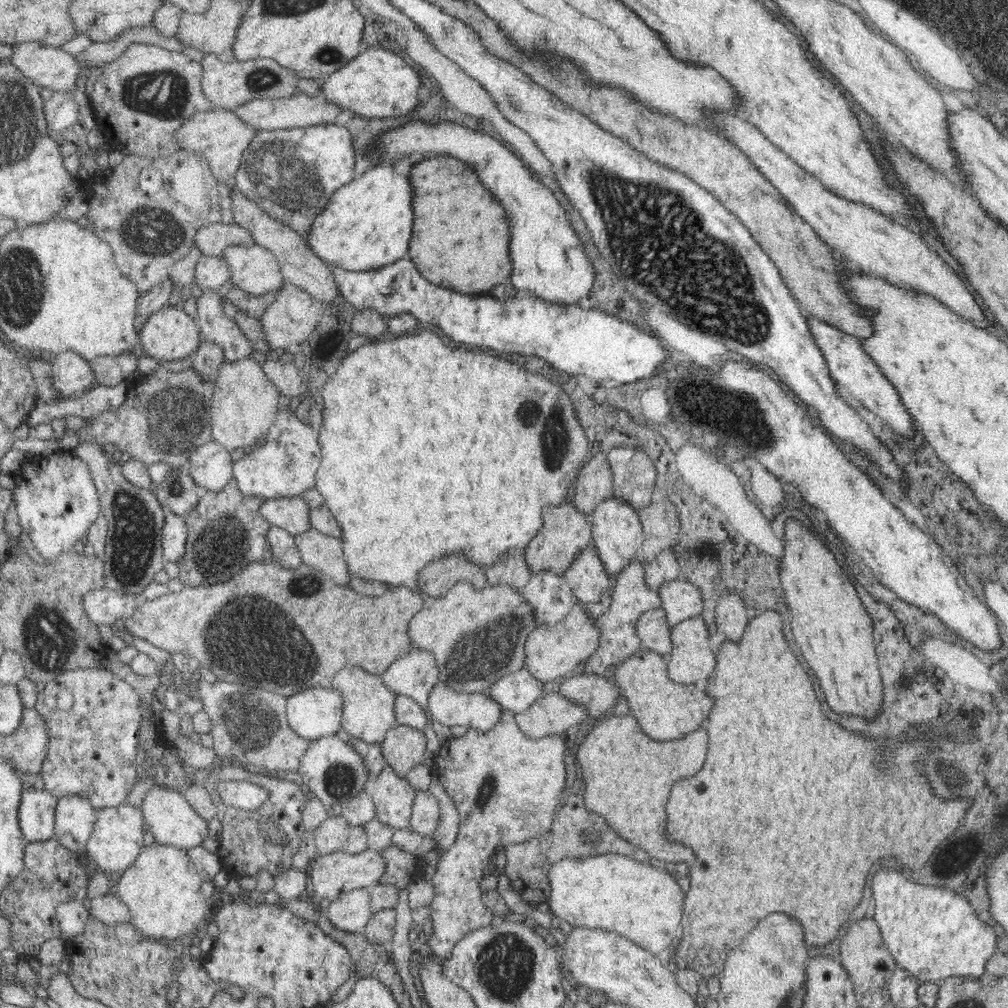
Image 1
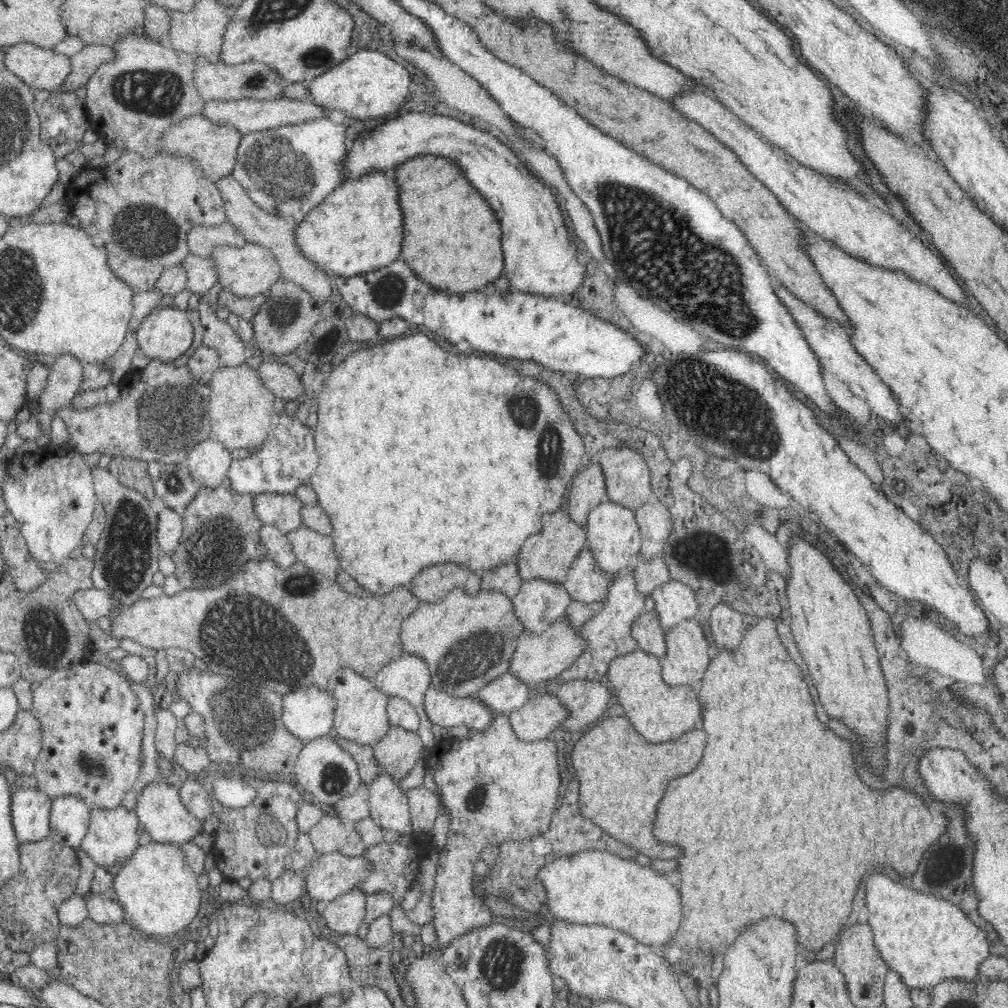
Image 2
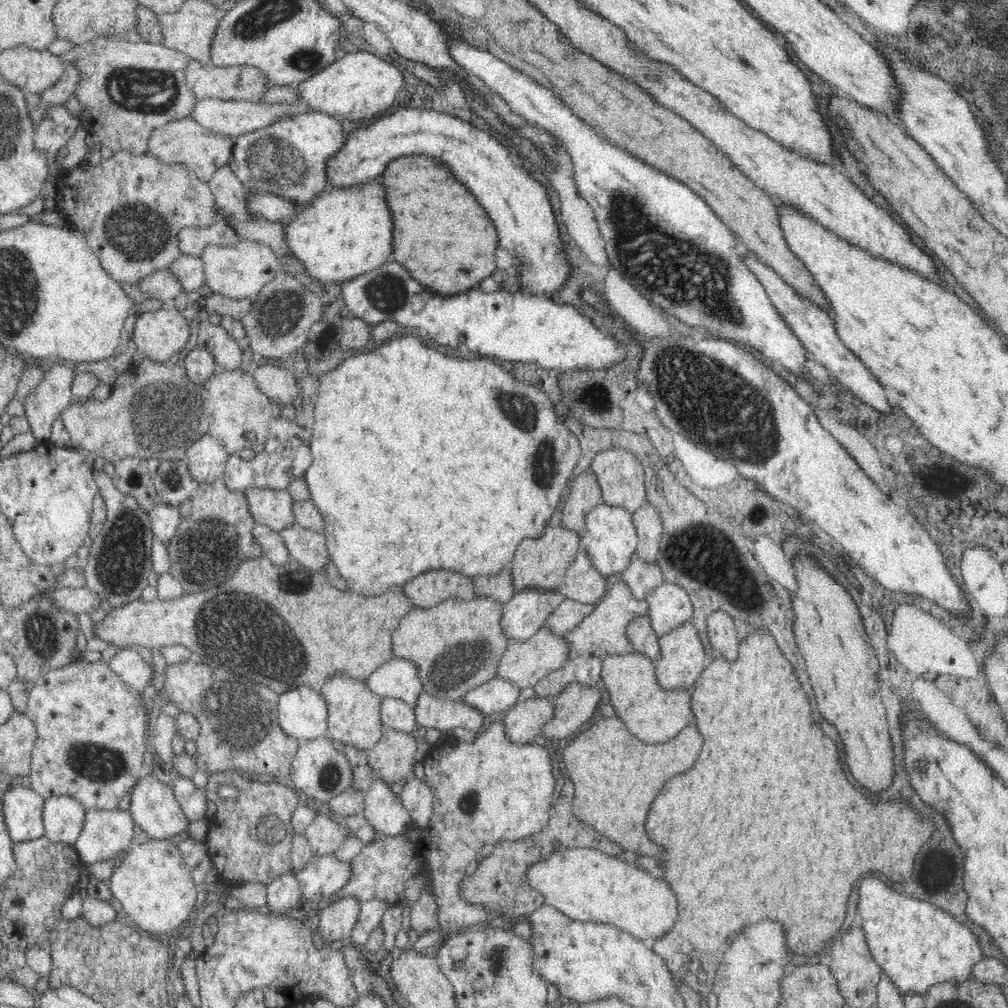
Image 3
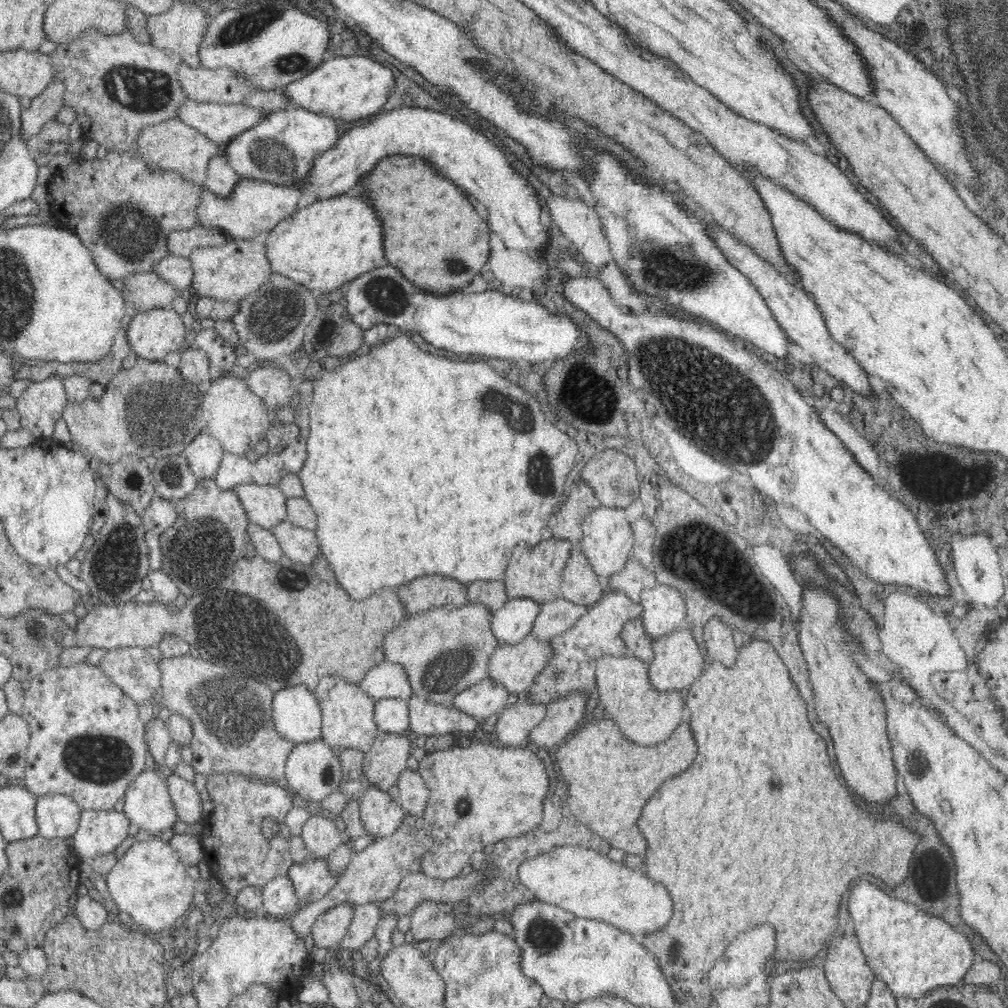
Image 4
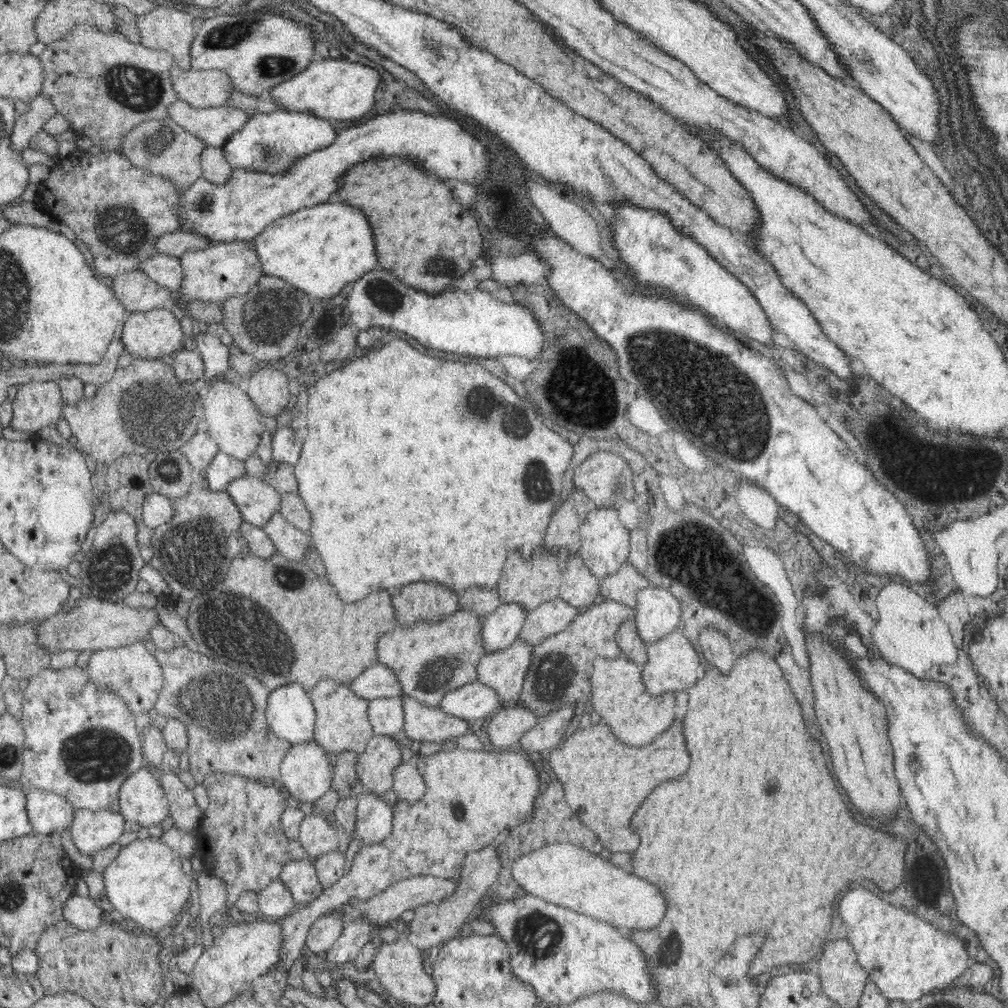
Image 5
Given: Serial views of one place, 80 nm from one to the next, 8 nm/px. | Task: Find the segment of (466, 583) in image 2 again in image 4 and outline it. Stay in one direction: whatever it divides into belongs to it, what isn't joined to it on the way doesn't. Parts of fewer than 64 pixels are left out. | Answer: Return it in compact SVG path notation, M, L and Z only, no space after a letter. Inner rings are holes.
M424 575L396 588L397 596L404 606L404 616L422 611L469 602L467 585L444 575Z

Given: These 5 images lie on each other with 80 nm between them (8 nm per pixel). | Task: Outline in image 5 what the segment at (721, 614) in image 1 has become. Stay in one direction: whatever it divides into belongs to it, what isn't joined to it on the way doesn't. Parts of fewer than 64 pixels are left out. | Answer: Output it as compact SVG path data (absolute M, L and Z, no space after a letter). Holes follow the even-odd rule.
M707 627L699 635L700 648L710 665L727 673L732 670L736 656L732 653L732 640L720 629Z

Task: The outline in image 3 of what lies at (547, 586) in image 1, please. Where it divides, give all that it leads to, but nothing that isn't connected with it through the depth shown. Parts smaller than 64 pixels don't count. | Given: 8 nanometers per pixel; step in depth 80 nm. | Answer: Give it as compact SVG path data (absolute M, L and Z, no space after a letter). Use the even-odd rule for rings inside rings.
M526 587L516 591L504 605L500 625L509 639L526 640L544 627L544 620L562 604L566 596L558 591Z

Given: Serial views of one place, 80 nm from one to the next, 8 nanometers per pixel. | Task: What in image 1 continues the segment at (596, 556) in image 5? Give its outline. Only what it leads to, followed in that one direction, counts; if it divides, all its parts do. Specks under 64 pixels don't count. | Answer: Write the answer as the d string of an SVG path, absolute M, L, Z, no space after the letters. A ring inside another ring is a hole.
M614 496L594 509L590 515L590 527L592 527L591 544L596 547L604 569L613 577L632 563L632 557L645 541L644 529L637 510Z

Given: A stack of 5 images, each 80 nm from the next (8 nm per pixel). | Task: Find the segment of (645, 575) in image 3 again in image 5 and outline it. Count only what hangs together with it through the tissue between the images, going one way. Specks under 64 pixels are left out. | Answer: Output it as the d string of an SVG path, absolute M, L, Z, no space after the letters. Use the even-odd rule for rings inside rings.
M626 562L618 571L600 580L600 594L605 600L620 601L630 607L636 606L635 594L638 590L650 586L644 574Z

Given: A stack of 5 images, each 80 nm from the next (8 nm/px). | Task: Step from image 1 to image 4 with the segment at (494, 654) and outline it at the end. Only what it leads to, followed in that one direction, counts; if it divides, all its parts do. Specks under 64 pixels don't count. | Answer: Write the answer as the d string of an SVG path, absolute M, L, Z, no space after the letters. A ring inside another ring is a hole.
M476 601L452 608L442 606L404 616L400 624L386 634L383 640L385 660L404 665L415 696L445 705L462 690L472 688L479 681L488 678L488 658L494 654L499 645L490 627L492 614L486 605Z

